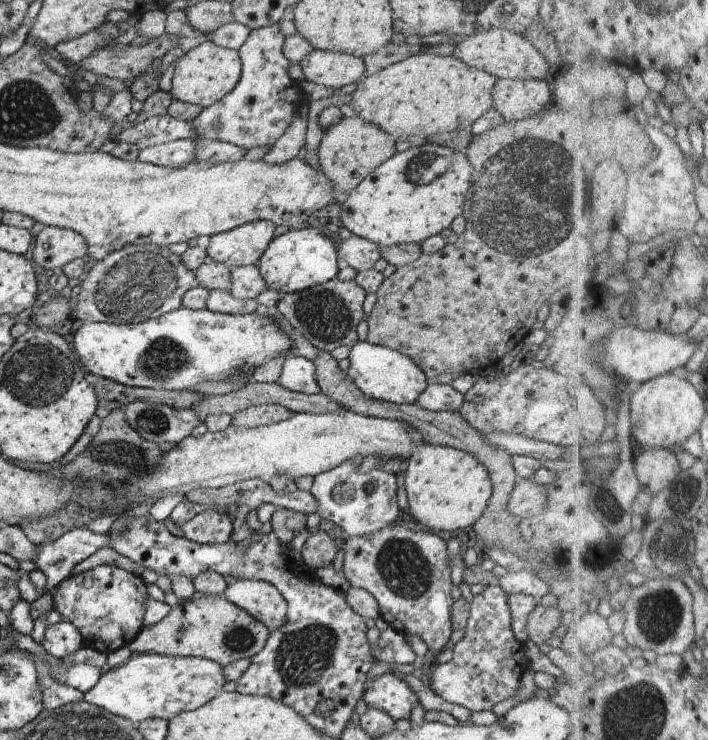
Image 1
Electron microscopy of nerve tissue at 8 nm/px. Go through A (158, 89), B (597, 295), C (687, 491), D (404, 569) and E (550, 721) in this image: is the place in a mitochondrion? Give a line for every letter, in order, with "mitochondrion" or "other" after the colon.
A: other
B: other
C: mitochondrion
D: mitochondrion
E: other

